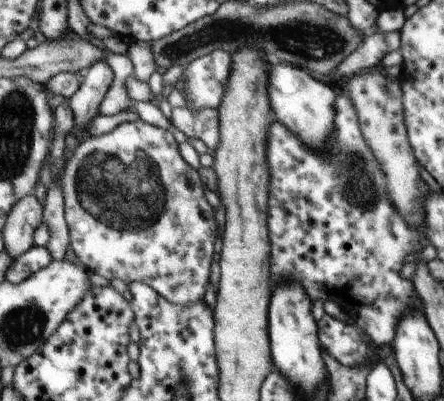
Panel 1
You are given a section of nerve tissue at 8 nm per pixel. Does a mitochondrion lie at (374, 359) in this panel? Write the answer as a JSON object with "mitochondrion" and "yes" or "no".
{"mitochondrion":"no"}

